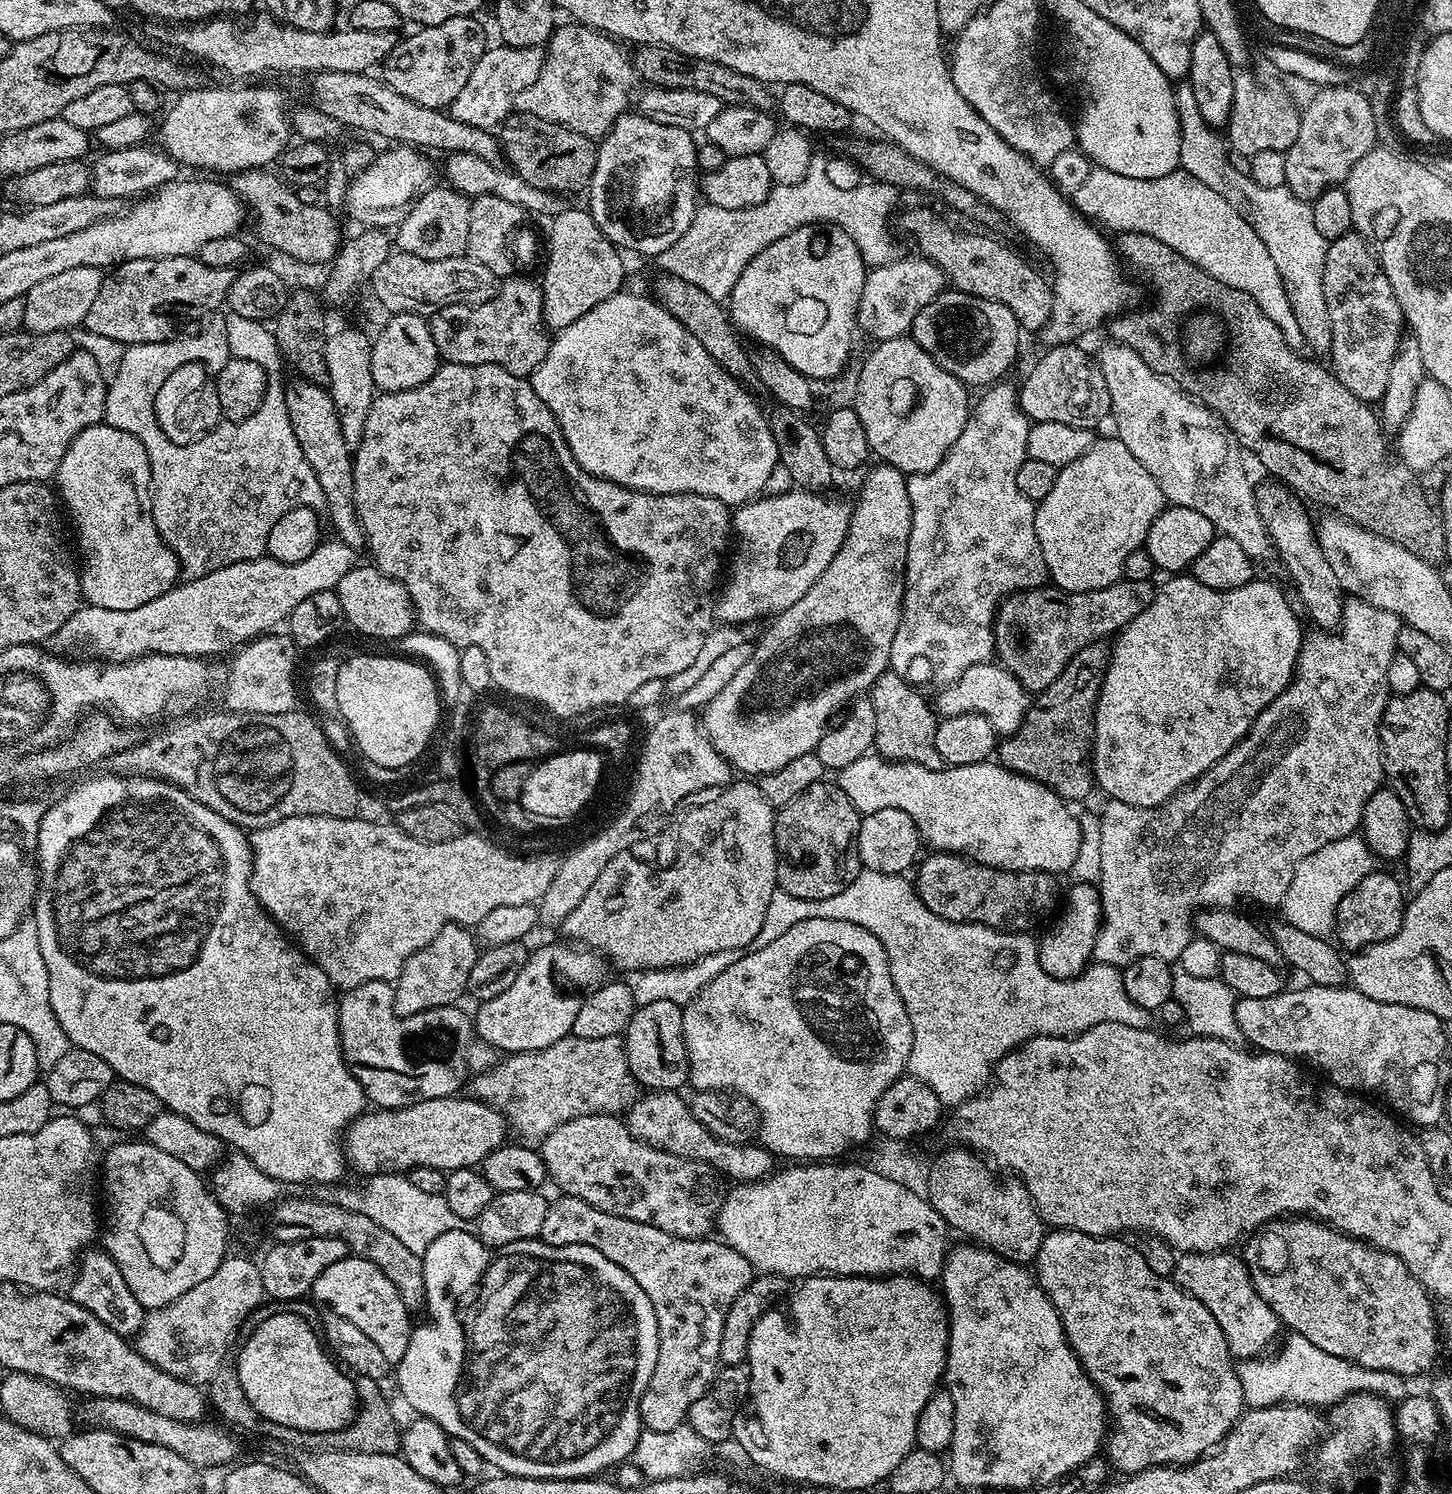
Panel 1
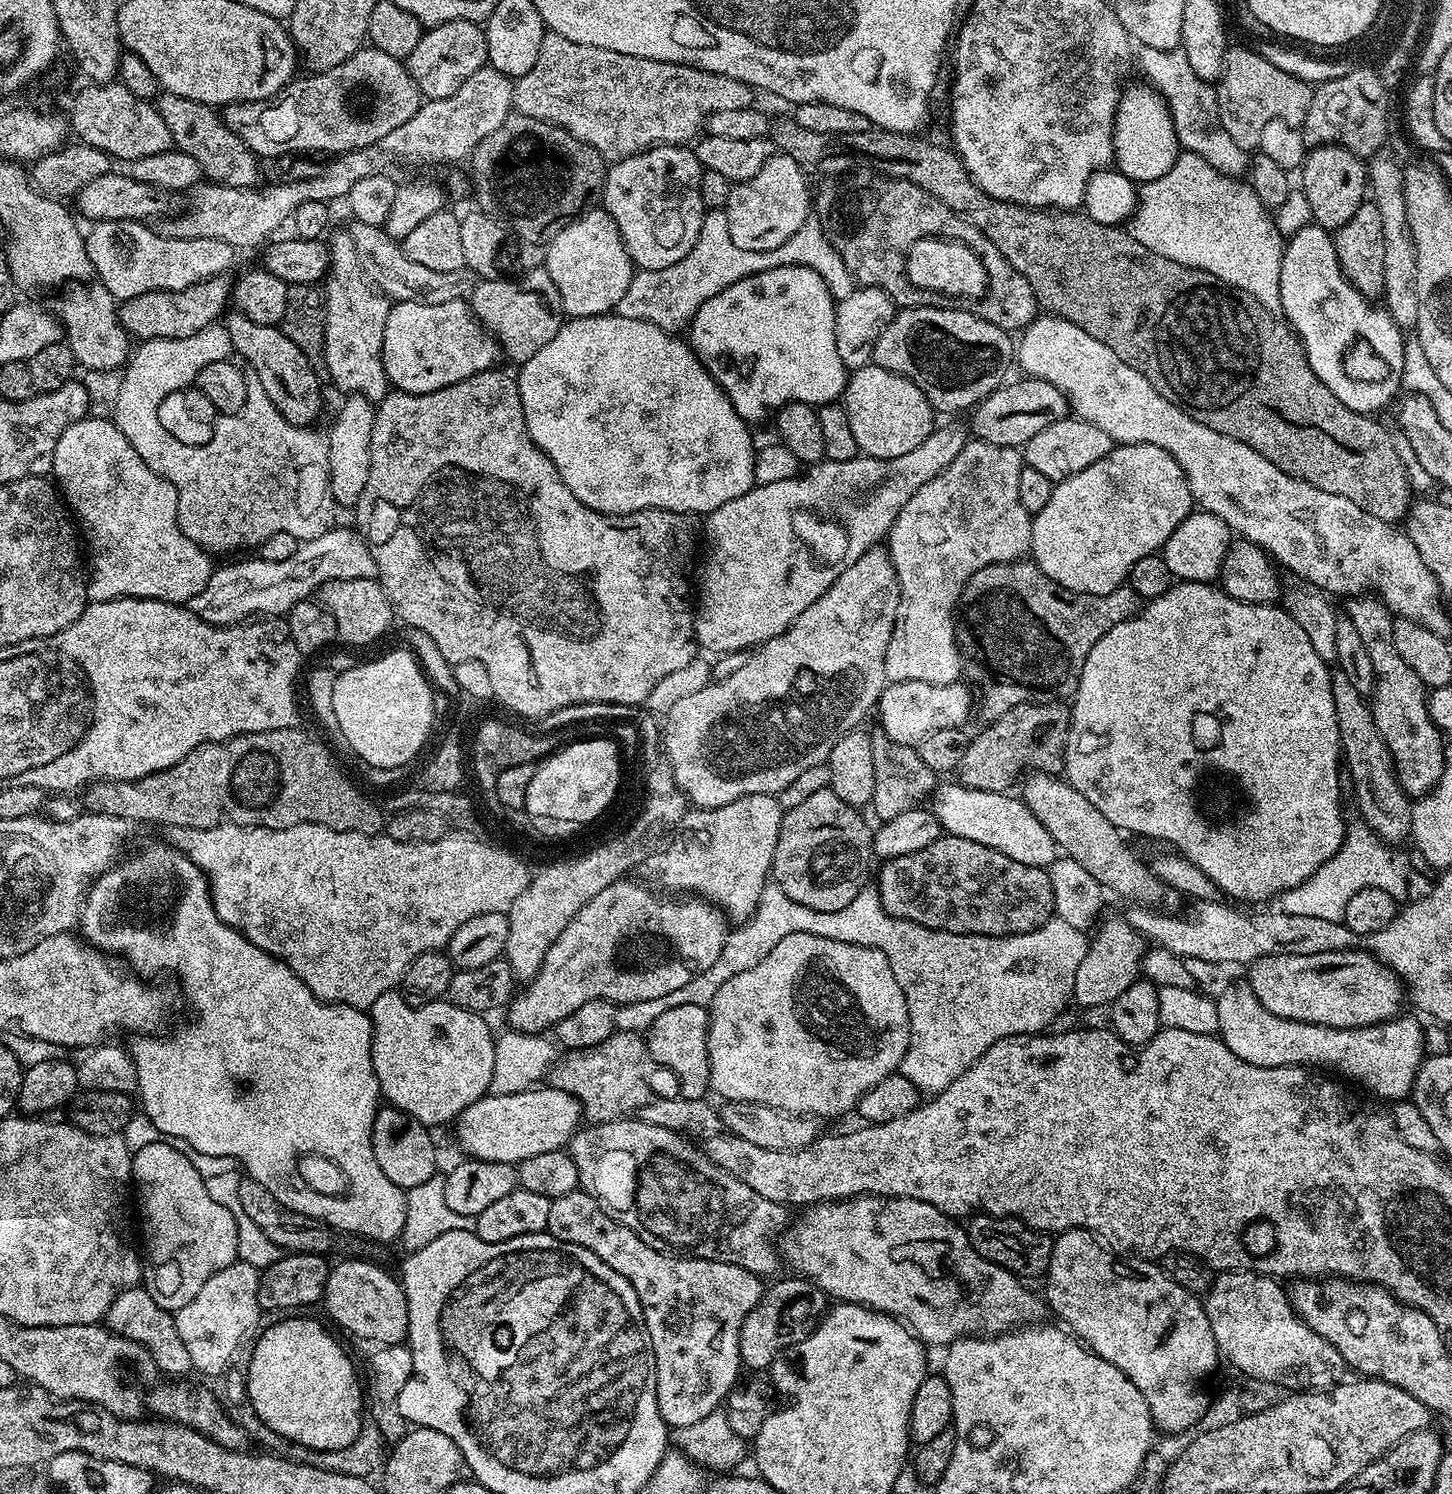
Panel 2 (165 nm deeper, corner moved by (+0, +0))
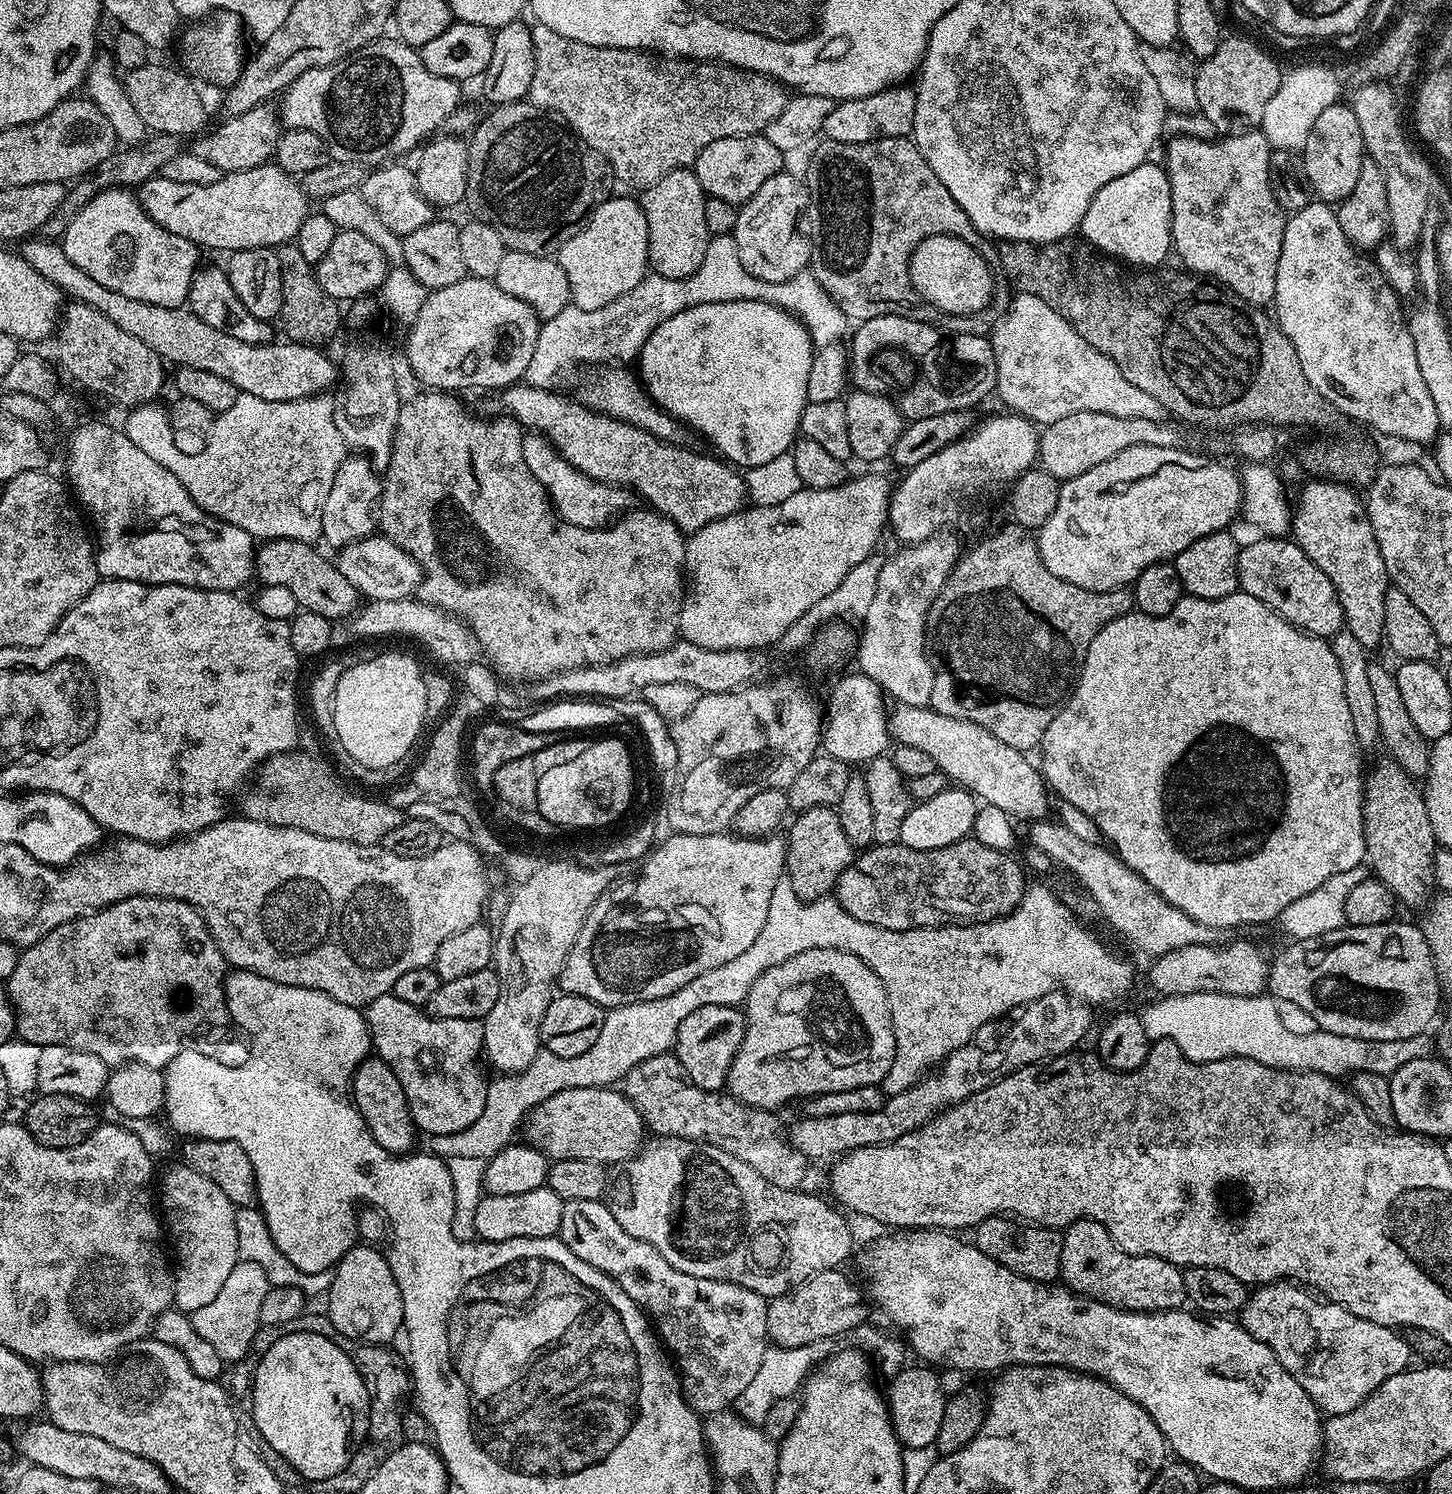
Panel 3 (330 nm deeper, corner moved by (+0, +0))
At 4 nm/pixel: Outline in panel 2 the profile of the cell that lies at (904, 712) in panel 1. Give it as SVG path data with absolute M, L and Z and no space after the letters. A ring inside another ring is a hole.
M883 730L872 736L874 746L874 794L870 805L876 811L877 821L898 818L906 810L921 807L935 793L938 774L922 762L919 751L913 745L894 742Z

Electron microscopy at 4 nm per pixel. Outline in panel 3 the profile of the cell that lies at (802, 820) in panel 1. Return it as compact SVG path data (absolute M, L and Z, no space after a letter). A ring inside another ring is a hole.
M815 808L799 813L792 829L786 832L788 862L786 879L802 900L819 900L835 889L842 870L852 865L854 849L842 834L842 822L838 822L835 808Z

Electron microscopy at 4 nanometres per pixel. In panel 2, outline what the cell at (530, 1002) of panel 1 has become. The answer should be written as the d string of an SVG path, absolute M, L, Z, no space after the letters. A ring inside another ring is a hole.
M632 878L615 880L606 890L594 894L570 922L566 930L558 934L554 946L546 950L546 958L534 979L527 981L524 993L521 991L507 1005L508 1020L517 1032L544 1034L555 1029L562 1018L574 1014L578 1006L586 1002L610 1000L613 1004L646 1002L649 998L662 998L673 990L682 990L702 970L722 954L722 946L728 940L729 921L714 904L699 898L673 898L659 891L651 892L643 883L635 884Z

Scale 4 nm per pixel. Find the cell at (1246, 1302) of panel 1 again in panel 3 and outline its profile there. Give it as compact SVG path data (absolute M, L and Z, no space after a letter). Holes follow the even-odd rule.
M1292 1282L1259 1285L1240 1309L1238 1323L1250 1335L1258 1338L1258 1342L1266 1342L1266 1346L1274 1350L1274 1354L1296 1379L1298 1386L1302 1386L1302 1390L1310 1394L1321 1413L1328 1416L1354 1410L1356 1406L1366 1402L1366 1398L1370 1398L1370 1394L1374 1394L1374 1390L1378 1390L1378 1386L1382 1386L1386 1378L1394 1378L1394 1374L1405 1371L1414 1360L1410 1346L1395 1327L1387 1328L1378 1322L1358 1318L1342 1305L1325 1302Z

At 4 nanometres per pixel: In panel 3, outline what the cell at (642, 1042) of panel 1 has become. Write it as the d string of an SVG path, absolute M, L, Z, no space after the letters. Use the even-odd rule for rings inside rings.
M702 1006L702 1010L694 1010L682 1018L678 1026L674 1055L680 1059L684 1074L688 1081L707 1092L719 1092L727 1085L728 1071L742 1046L744 1037L745 1018L739 1007Z

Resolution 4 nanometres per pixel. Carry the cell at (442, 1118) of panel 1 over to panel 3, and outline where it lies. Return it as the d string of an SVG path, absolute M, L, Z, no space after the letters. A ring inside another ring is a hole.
M615 1087L571 1088L533 1108L522 1125L522 1136L552 1160L586 1158L605 1166L620 1166L640 1151L646 1140L646 1125L637 1108Z

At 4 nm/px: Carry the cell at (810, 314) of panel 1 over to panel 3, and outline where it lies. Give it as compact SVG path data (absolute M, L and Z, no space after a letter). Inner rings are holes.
M757 300L706 302L666 318L646 338L638 353L638 379L663 412L705 436L727 463L747 470L785 455L796 443L802 410L809 402L807 383L813 355L814 345L802 321L778 306Z

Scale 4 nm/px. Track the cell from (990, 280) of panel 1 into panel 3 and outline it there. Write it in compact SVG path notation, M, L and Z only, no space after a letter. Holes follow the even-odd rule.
M882 138L861 144L824 142L812 156L811 171L816 172L814 184L814 208L820 211L820 225L816 237L811 237L812 255L810 271L826 290L826 294L848 316L849 321L863 322L879 316L905 316L918 322L926 322L932 328L939 328L949 336L974 334L988 336L1005 314L1003 307L989 306L969 316L952 316L921 300L912 288L909 264L912 252L923 239L934 235L953 236L969 242L977 239L978 233L966 210L954 202L954 194L942 186L938 174L930 170L930 162L922 158L915 140Z

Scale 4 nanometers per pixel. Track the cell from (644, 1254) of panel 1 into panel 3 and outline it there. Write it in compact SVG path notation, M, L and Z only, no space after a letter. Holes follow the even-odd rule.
M565 1200L558 1238L568 1247L570 1254L582 1258L582 1262L590 1262L594 1270L602 1270L602 1274L622 1286L622 1290L626 1290L626 1294L630 1294L633 1302L642 1309L654 1325L663 1347L674 1357L684 1397L695 1412L707 1414L717 1412L719 1408L728 1408L753 1381L770 1347L766 1326L768 1300L765 1297L759 1296L754 1290L746 1290L746 1286L714 1278L694 1278L694 1274L682 1274L682 1270L674 1270L674 1266L670 1266L670 1262L666 1262L666 1258L662 1258L662 1254L658 1254L650 1242L642 1242L634 1238L634 1234L626 1234L626 1230L618 1226L611 1207L604 1200Z

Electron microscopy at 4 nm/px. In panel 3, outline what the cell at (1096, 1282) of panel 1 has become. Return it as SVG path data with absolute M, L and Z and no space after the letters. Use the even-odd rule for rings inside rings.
M1076 1220L1063 1229L1060 1236L1059 1279L1081 1296L1115 1308L1124 1308L1127 1312L1167 1312L1179 1309L1186 1300L1181 1269L1157 1256L1132 1256L1129 1252L1123 1252L1110 1238L1106 1226L1093 1220Z

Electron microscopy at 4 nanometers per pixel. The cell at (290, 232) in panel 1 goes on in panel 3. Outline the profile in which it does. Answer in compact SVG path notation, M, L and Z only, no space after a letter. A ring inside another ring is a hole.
M149 62L138 70L127 73L122 80L123 86L131 105L153 133L192 138L205 131L204 123L208 120L208 108L196 89L197 81L177 68L167 68L164 64Z

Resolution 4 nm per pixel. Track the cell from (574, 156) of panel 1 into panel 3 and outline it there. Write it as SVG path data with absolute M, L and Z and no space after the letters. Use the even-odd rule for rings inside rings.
M531 102L498 104L492 113L472 132L468 146L468 181L466 182L466 208L477 220L494 226L502 238L505 249L552 256L560 247L584 227L584 221L600 203L609 199L610 169L607 160L590 145L584 143L567 124L555 115L534 106Z

